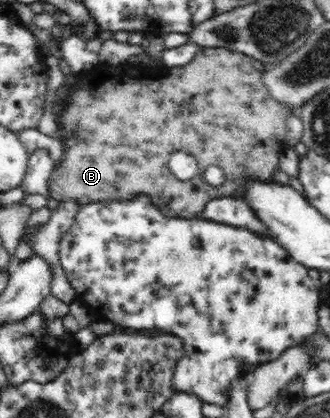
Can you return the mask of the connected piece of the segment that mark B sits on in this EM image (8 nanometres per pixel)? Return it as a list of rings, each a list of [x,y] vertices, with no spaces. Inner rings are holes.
[[[199,48],[195,54],[194,60],[190,61],[183,67],[157,67],[151,68],[145,64],[134,65],[124,64],[110,67],[106,65],[89,73],[77,74],[71,72],[66,80],[66,85],[70,89],[67,101],[63,101],[56,110],[56,121],[58,123],[59,135],[58,140],[64,147],[64,158],[60,163],[54,165],[48,181],[48,193],[50,197],[57,201],[67,201],[74,199],[82,206],[91,201],[114,201],[135,197],[135,193],[131,189],[135,189],[135,185],[143,185],[143,189],[151,189],[151,193],[155,193],[155,199],[152,203],[157,206],[167,217],[193,218],[203,211],[203,207],[215,199],[215,197],[239,197],[243,196],[243,185],[249,179],[258,179],[259,181],[275,181],[275,169],[279,165],[279,153],[284,147],[285,133],[287,131],[287,117],[296,112],[289,110],[287,106],[281,106],[277,99],[269,93],[266,85],[263,83],[262,75],[267,65],[254,57],[242,54],[241,52],[232,52],[225,48]],[[175,151],[185,151],[196,157],[199,173],[188,180],[180,180],[176,178],[168,170],[168,158]],[[209,165],[217,165],[223,170],[225,181],[220,186],[212,186],[205,181],[203,173]]]

